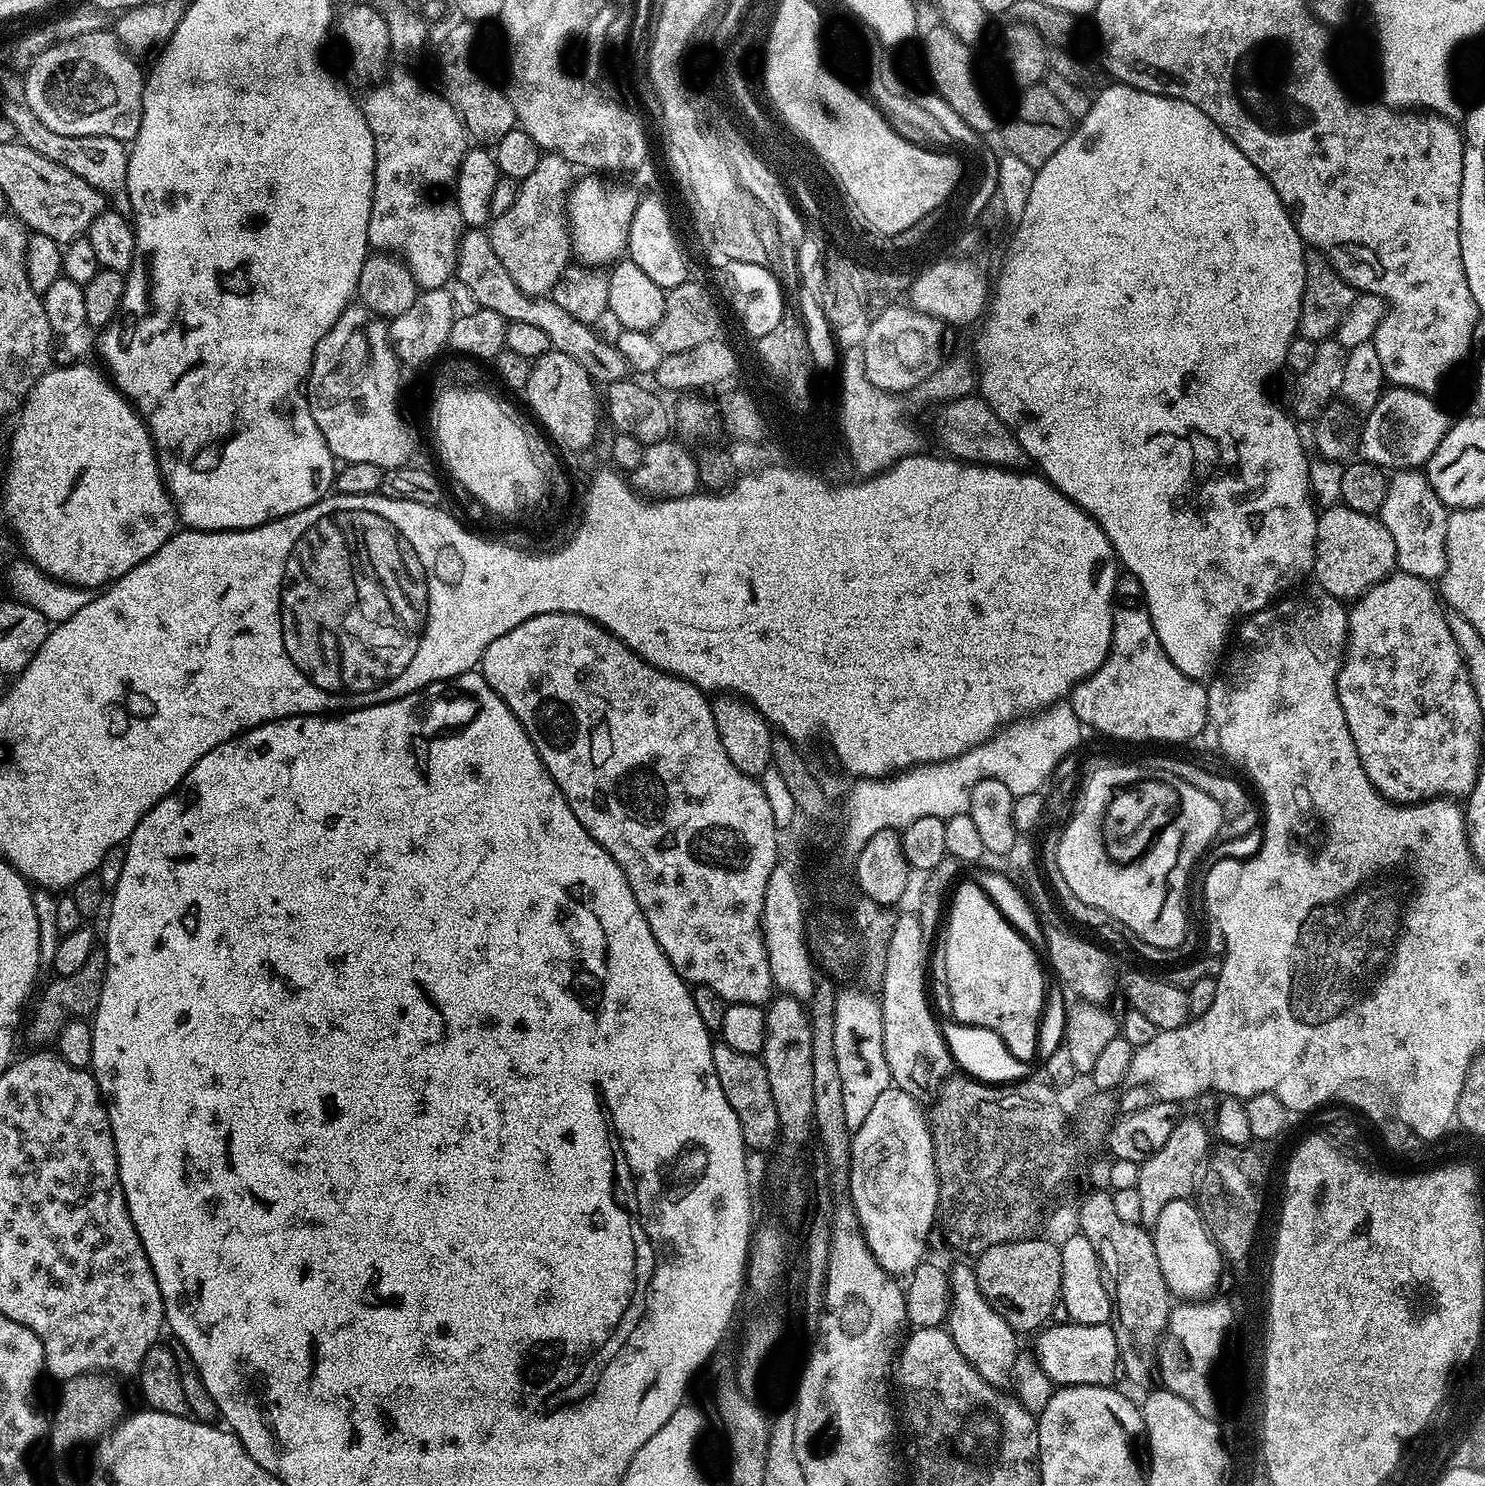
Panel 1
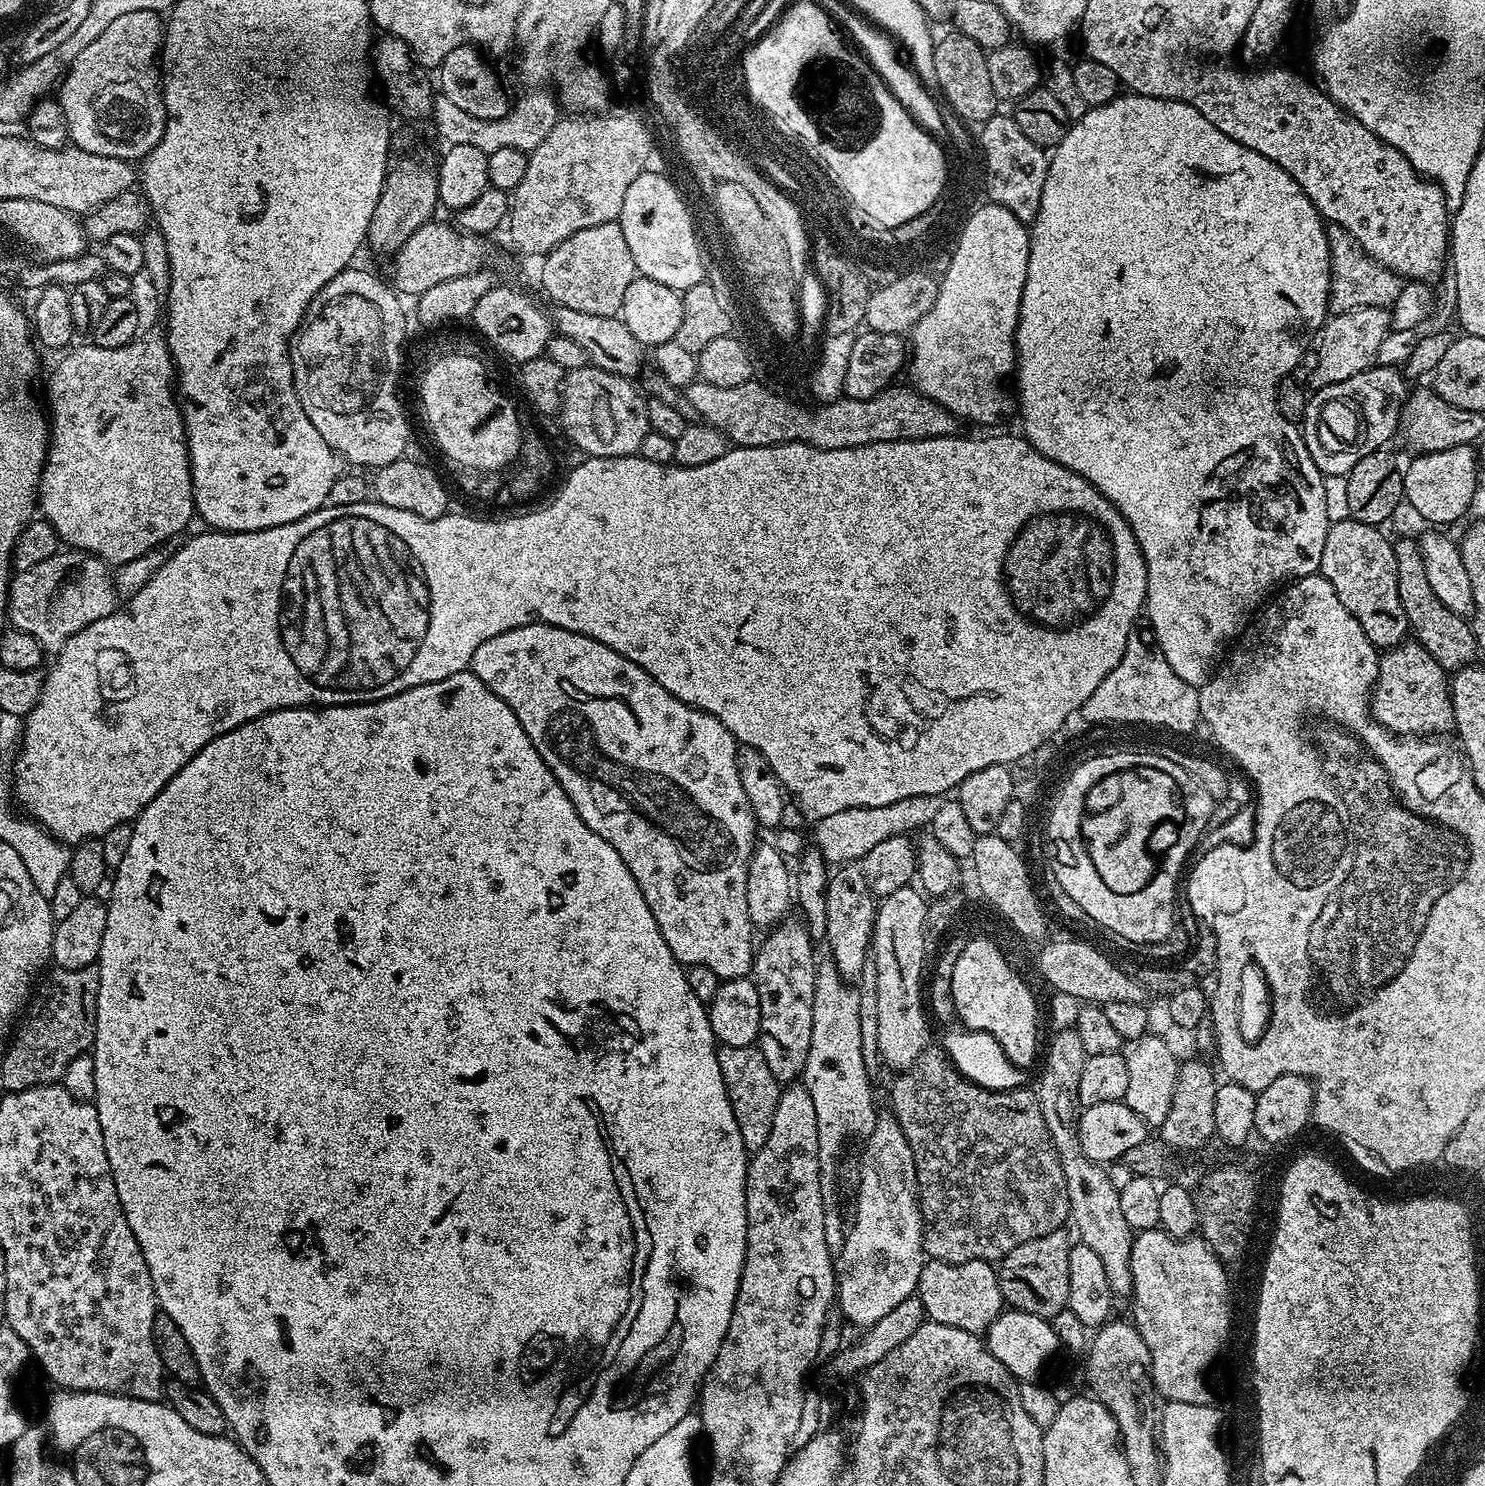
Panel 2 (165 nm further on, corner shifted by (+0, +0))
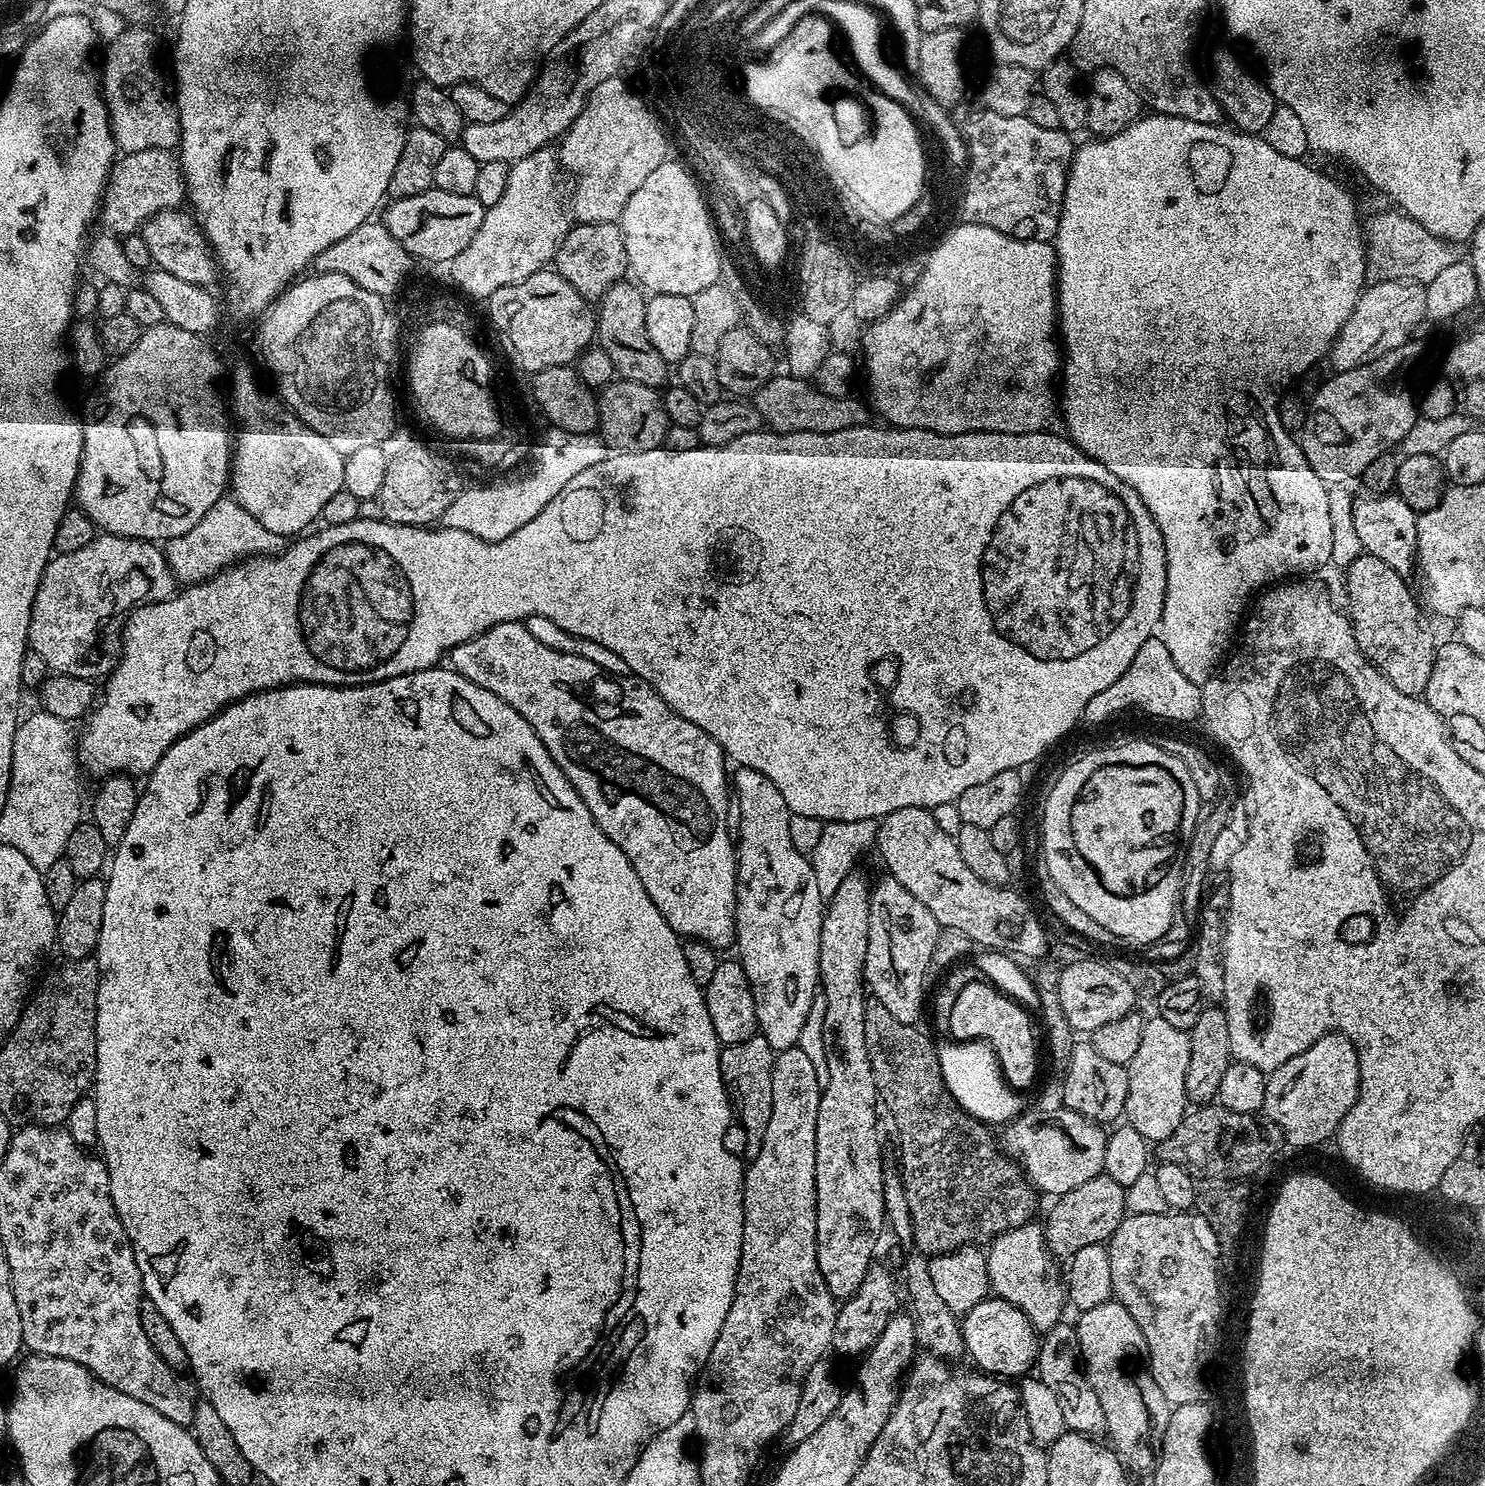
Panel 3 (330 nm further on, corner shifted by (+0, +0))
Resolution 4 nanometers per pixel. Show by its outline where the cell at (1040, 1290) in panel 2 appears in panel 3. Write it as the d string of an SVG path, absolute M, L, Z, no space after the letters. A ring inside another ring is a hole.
M1103 1174L1090 1178L1090 1182L1082 1182L1082 1186L1074 1186L1074 1190L1055 1197L1051 1203L1048 1221L1043 1221L1042 1227L1048 1250L1056 1258L1070 1258L1078 1254L1082 1246L1104 1244L1112 1237L1114 1230L1118 1230L1126 1215L1124 1187Z

